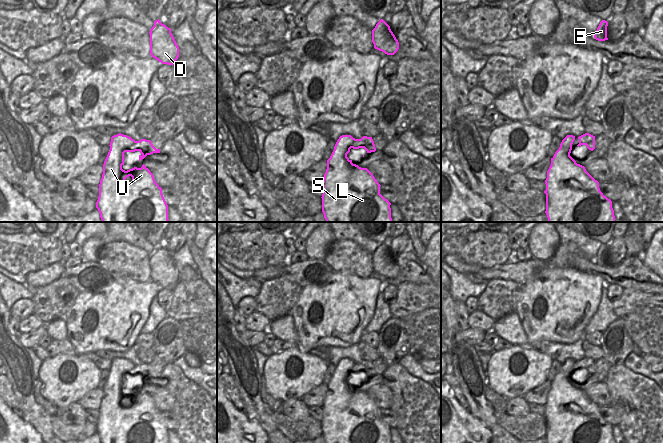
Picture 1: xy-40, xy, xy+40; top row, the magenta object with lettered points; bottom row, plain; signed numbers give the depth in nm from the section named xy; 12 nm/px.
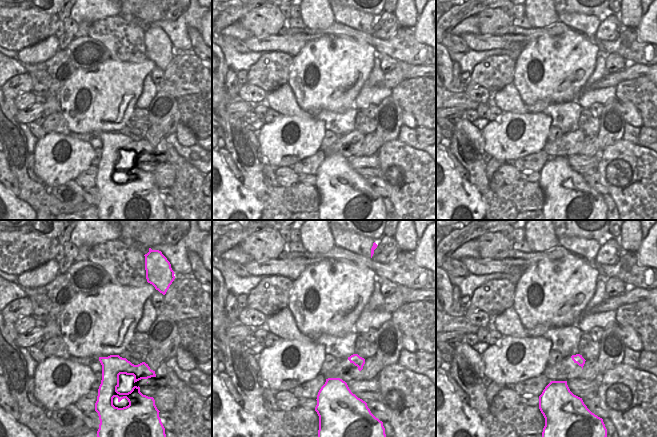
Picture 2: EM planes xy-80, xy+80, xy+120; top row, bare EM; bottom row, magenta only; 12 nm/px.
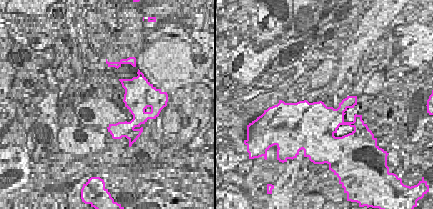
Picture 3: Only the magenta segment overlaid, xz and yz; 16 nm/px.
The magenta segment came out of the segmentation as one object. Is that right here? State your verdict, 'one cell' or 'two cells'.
one cell

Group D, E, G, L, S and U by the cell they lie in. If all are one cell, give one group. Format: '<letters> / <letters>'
D E G L S U

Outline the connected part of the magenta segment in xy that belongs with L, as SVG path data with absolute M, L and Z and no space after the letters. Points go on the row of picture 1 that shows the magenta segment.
M339 137L327 160L322 182L326 222L392 222L391 203L380 194L381 185L373 174L347 157L351 148L376 151L372 137Z

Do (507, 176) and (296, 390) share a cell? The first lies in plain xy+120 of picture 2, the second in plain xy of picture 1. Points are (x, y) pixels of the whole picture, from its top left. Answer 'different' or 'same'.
different

